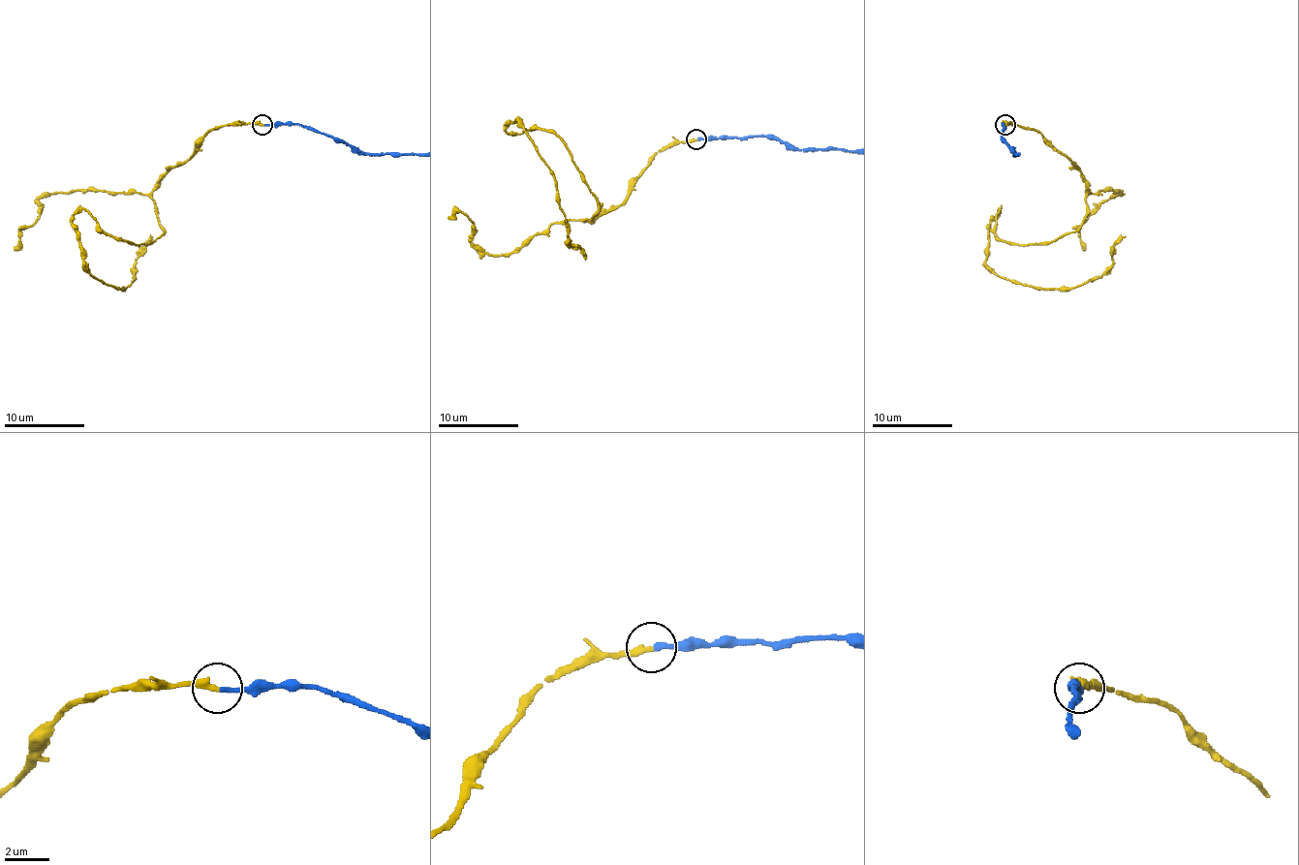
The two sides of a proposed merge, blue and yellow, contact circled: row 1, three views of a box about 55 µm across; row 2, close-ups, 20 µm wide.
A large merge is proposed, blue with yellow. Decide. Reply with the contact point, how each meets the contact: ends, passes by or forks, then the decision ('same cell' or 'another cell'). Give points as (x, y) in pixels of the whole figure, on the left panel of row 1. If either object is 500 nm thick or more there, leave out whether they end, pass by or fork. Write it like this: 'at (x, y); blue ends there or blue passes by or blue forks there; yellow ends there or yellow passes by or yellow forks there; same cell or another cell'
at (262, 124); blue ends there; yellow ends there; same cell

